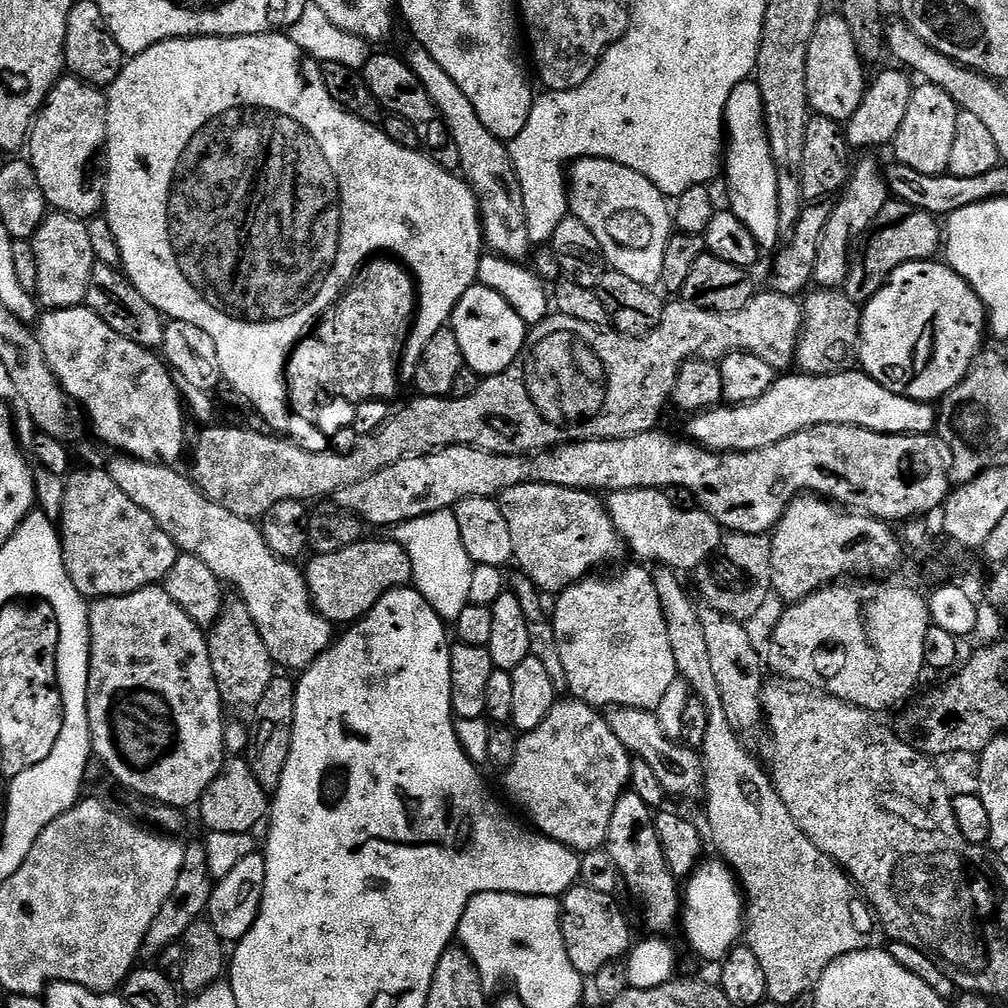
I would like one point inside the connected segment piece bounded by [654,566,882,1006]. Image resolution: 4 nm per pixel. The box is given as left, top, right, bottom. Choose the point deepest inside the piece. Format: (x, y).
(802, 911)

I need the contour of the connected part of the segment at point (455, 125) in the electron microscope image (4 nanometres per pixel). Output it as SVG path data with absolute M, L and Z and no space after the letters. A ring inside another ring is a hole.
M409 44L406 62L416 73L426 94L430 94L430 102L434 102L438 114L442 114L454 146L458 146L463 179L472 187L480 207L480 227L484 230L485 245L496 255L508 260L527 261L528 251L533 251L534 245L526 230L524 199L516 172L512 168L508 144L482 126L482 118L478 118L478 110L470 106L470 98L458 90L458 82L454 82L454 78L450 78L450 74L446 74L438 62L434 62L431 54L421 44Z

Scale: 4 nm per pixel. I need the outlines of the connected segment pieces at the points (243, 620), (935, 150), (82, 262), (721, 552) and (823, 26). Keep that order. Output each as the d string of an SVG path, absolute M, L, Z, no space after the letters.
M238 598L225 603L224 611L209 631L208 649L210 666L213 667L214 678L219 686L220 699L229 709L255 710L258 702L262 702L262 693L276 676L276 665L266 642L262 641L262 636L258 633L250 612Z
M927 82L915 85L910 94L910 107L906 109L906 119L898 126L898 134L892 141L891 151L896 151L895 163L910 166L918 174L943 176L950 166L950 153L954 147L954 130L958 128L958 114L961 109L938 86Z
M53 211L45 216L31 241L34 255L38 257L38 290L34 295L39 307L44 310L81 307L86 301L90 274L98 263L90 246L87 223L79 216Z
M734 532L721 539L715 552L694 569L696 588L707 607L731 619L747 622L772 593L772 541L767 535Z
M821 15L818 26L814 26L814 38L806 54L806 94L808 107L817 116L825 116L837 122L846 122L858 110L864 97L866 65L856 53L854 38L843 15Z

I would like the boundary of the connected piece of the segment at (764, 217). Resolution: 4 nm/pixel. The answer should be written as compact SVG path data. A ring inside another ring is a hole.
M746 79L734 86L734 90L730 90L730 102L726 102L724 111L724 126L726 176L728 172L727 207L754 236L754 242L761 250L772 247L775 249L782 240L778 222L778 178L768 145L768 128L764 124L762 90L757 86L755 79Z

